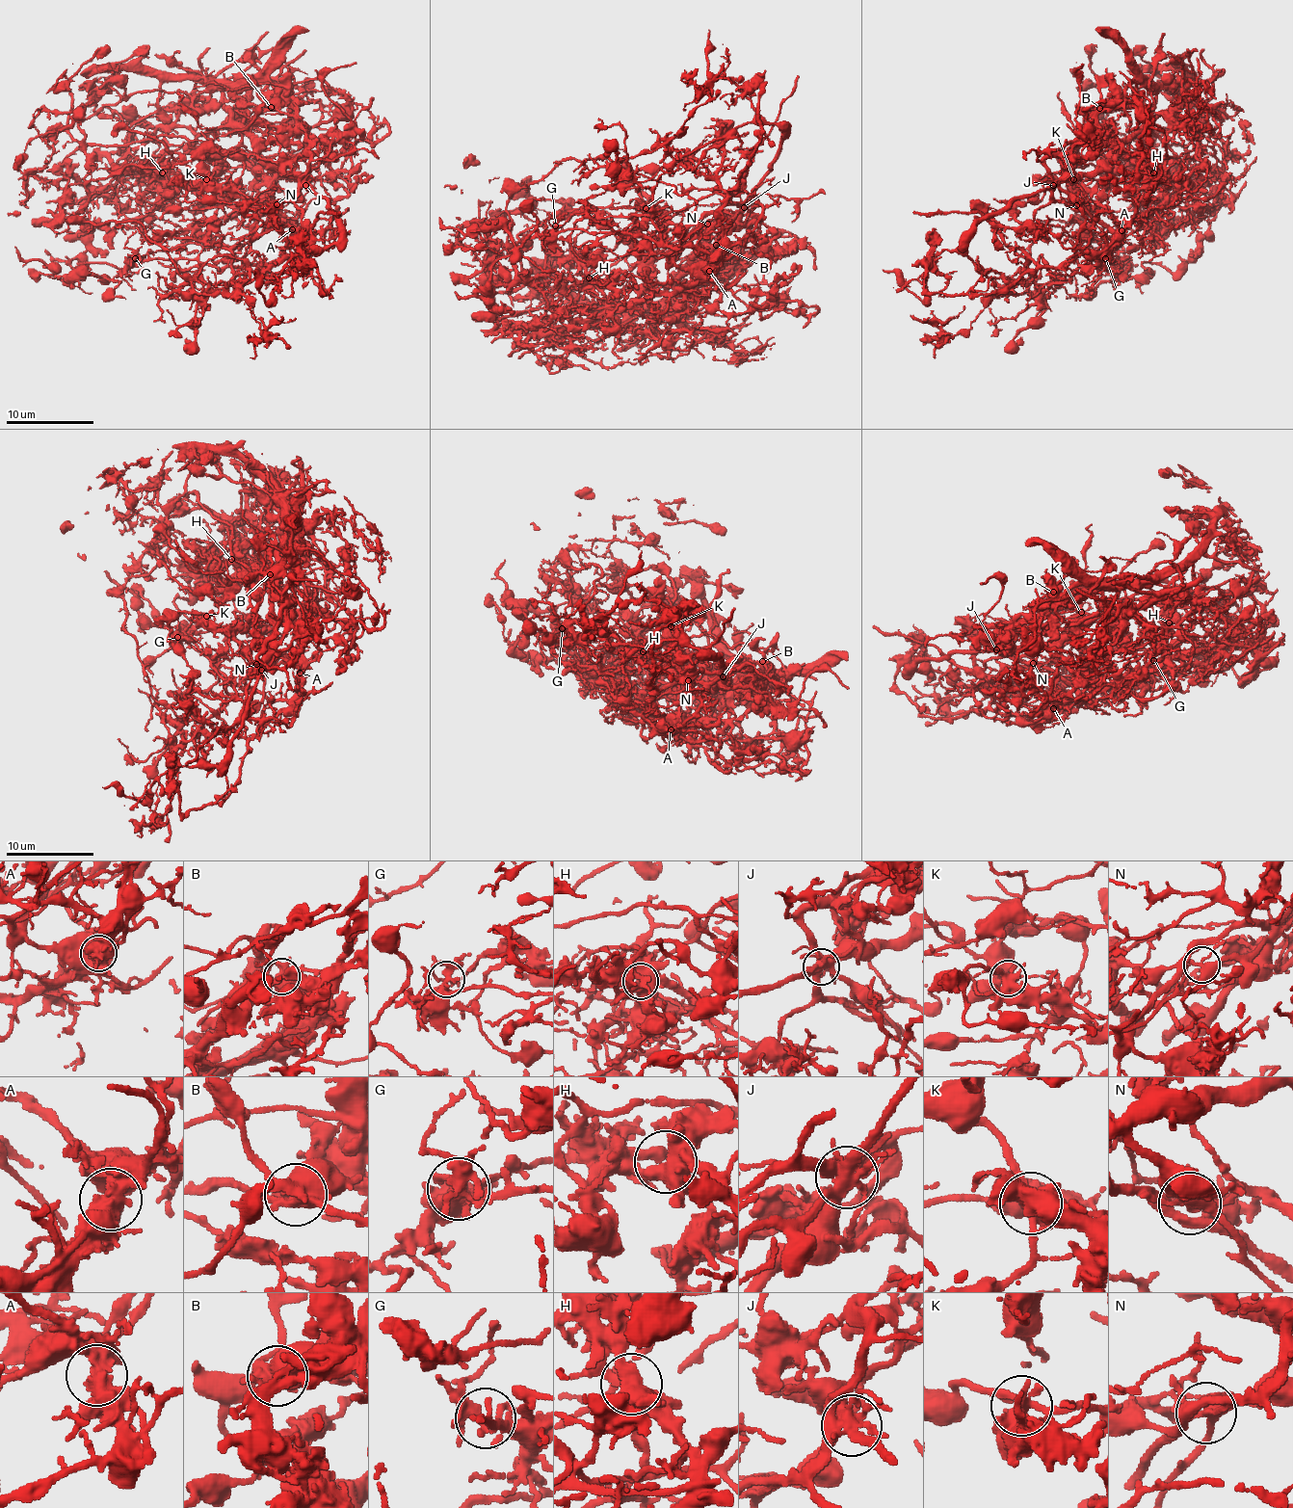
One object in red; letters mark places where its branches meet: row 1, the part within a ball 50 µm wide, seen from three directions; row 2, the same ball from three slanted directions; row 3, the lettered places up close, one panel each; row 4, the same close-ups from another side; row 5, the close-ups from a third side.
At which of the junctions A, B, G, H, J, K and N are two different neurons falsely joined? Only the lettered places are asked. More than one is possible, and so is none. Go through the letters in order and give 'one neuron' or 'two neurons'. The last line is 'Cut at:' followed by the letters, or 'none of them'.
A: two neurons
B: two neurons
G: one neuron
H: one neuron
J: two neurons
K: two neurons
N: two neurons
Cut at: A, B, J, K, N

